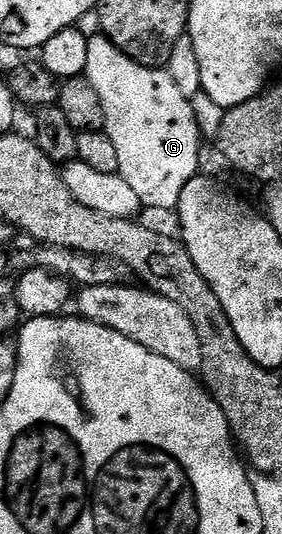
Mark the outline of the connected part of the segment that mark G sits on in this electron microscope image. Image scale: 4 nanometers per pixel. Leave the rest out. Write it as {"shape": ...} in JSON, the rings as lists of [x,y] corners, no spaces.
{"shape":[[[101,33],[91,34],[88,45],[88,63],[86,64],[85,76],[92,83],[100,96],[100,101],[104,108],[105,127],[104,132],[109,135],[109,139],[116,146],[116,155],[119,156],[118,174],[128,183],[128,187],[136,192],[137,198],[140,199],[143,208],[147,210],[156,209],[158,211],[175,210],[179,203],[180,194],[184,191],[184,187],[188,182],[199,172],[198,165],[200,163],[200,139],[202,140],[202,132],[199,125],[196,123],[195,111],[193,102],[181,94],[177,89],[176,83],[173,82],[172,77],[165,68],[159,67],[157,69],[150,69],[146,65],[138,64],[130,56],[124,55],[110,40],[108,40]]]}

